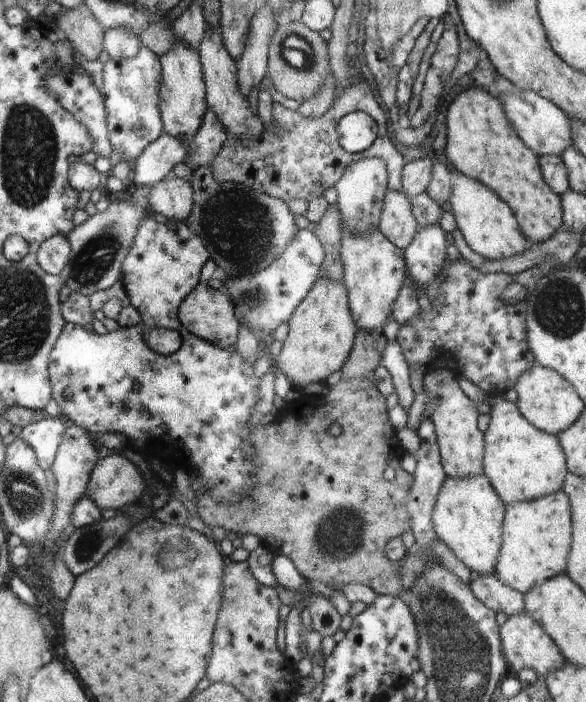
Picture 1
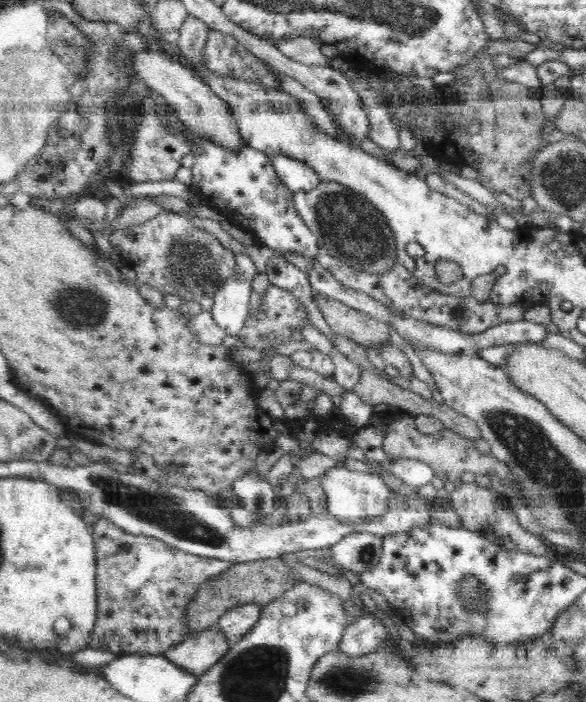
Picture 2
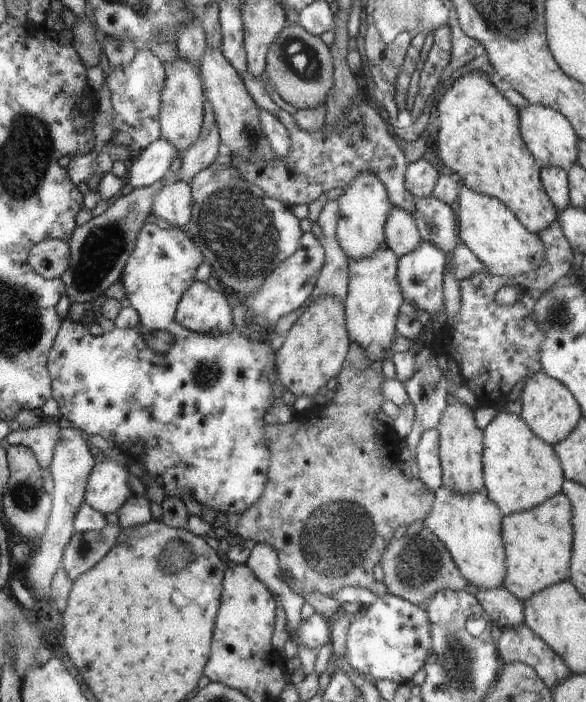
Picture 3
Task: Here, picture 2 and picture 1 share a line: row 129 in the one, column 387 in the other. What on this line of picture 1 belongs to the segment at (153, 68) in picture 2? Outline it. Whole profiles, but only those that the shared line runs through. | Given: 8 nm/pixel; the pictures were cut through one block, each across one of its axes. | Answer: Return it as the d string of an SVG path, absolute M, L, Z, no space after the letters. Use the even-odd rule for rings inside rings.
M386 189L378 228L400 250L408 248L418 234L419 228L411 210L410 198L405 193Z

